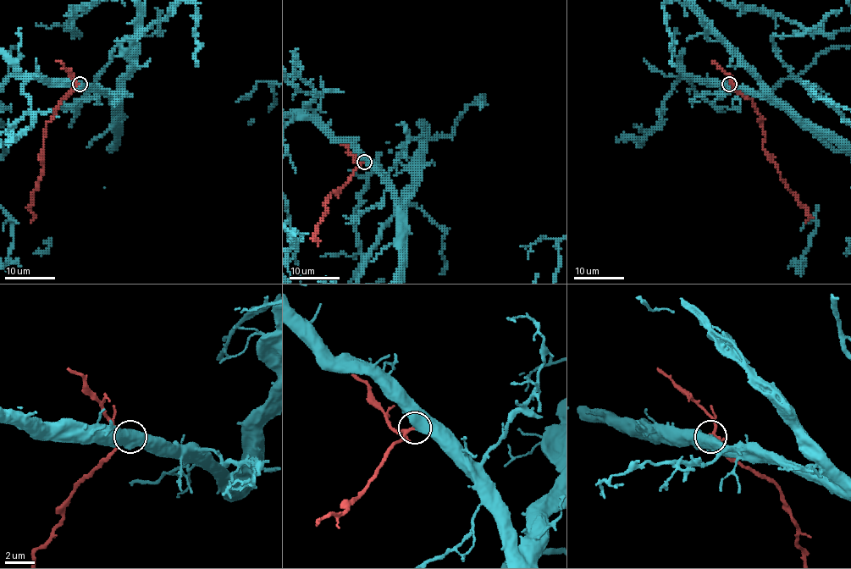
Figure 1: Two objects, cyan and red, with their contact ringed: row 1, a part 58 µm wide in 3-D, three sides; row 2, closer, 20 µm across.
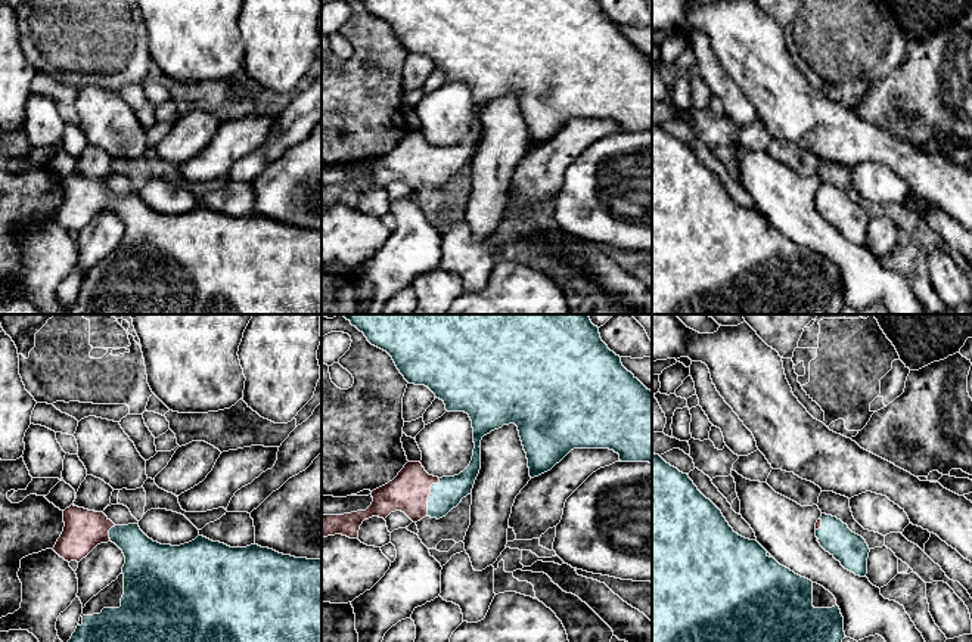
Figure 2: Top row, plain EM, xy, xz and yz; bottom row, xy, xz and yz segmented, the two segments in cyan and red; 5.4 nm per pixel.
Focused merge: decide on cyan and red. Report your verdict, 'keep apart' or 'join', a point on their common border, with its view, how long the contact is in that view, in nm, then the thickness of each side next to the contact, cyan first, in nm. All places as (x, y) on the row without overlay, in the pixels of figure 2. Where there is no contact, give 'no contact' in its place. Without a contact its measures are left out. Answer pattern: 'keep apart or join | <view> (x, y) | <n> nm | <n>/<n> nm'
join | xz (429, 166) | 220 nm | 160/220 nm

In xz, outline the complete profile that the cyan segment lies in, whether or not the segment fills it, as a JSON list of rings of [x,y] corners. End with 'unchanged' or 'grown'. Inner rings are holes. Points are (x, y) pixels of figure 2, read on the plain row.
[[[360,0],[364,3],[367,10],[386,21],[400,43],[409,53],[428,56],[437,68],[442,69],[447,81],[465,81],[469,84],[473,97],[473,125],[469,136],[454,146],[434,146],[429,145],[420,131],[407,131],[398,145],[388,153],[372,161],[373,171],[366,180],[357,180],[344,184],[322,184],[322,208],[327,205],[342,204],[350,208],[358,208],[358,199],[364,189],[372,186],[386,187],[391,182],[401,180],[413,192],[420,190],[425,186],[442,187],[453,177],[456,177],[463,167],[472,162],[475,149],[481,139],[481,109],[484,105],[503,94],[515,93],[519,100],[519,106],[527,122],[530,146],[538,146],[550,140],[556,133],[559,133],[571,120],[574,118],[609,118],[619,124],[621,131],[649,131],[652,133],[652,61],[648,59],[631,41],[628,41],[622,32],[621,27],[608,18],[602,10],[599,0]]]; grown

